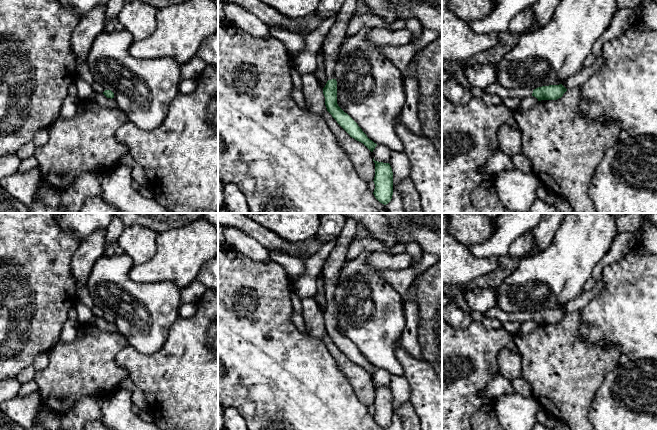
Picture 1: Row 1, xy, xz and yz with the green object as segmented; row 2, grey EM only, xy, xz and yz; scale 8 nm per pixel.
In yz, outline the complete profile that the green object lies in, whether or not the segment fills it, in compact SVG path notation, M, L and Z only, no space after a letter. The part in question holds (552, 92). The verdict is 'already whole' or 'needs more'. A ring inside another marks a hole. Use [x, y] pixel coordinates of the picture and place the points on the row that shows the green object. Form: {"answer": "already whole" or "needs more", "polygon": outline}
{"answer": "needs more", "polygon": "M494 82L488 87L484 88L484 93L496 94L501 99L517 97L523 99L527 96L534 96L541 100L557 100L563 96L567 89L562 85L549 85L538 88L512 88L507 89L499 83Z"}

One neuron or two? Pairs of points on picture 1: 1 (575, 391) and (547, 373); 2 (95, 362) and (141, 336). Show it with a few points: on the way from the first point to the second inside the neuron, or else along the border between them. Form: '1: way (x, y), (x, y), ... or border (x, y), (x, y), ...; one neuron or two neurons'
1: way (568, 384), (560, 376), (554, 375); one neuron
2: border (119, 332), (129, 343); two neurons

